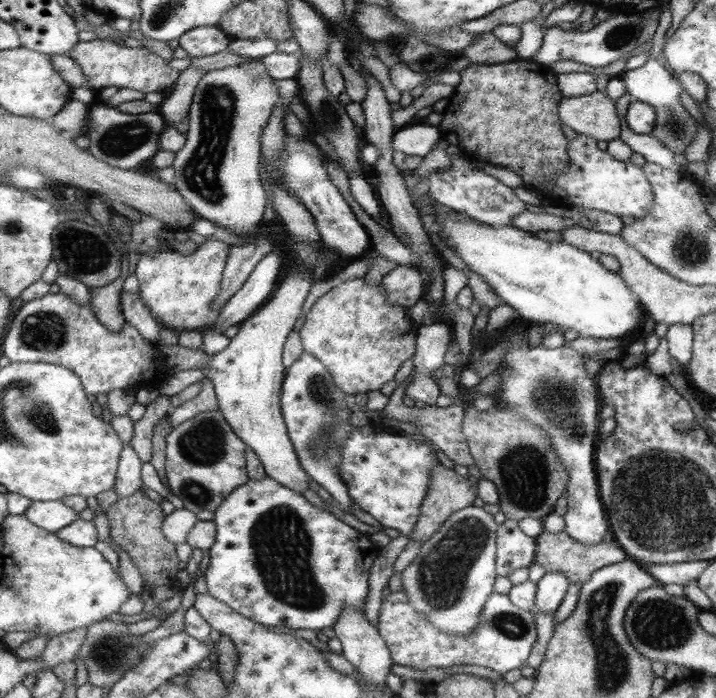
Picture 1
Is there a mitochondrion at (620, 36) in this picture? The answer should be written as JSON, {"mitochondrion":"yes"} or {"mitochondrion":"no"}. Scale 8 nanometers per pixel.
{"mitochondrion":"yes"}

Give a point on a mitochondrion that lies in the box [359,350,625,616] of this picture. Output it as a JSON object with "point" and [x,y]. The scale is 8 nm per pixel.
{"point":[442,574]}

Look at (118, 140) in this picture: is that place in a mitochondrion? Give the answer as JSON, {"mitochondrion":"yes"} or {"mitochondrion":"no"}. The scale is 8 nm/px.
{"mitochondrion":"yes"}

